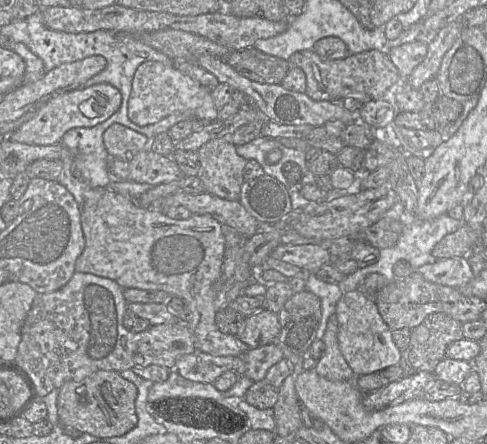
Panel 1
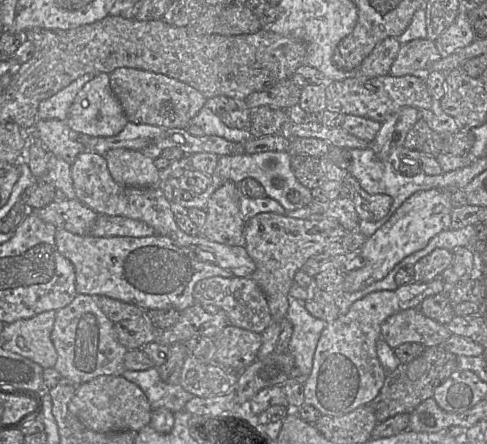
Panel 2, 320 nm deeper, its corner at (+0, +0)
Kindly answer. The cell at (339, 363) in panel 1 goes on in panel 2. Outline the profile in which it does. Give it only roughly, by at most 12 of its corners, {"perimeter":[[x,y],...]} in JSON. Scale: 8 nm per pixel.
{"perimeter":[[444,275],[372,292],[327,323],[303,384],[329,416],[372,404],[382,323],[447,295]]}

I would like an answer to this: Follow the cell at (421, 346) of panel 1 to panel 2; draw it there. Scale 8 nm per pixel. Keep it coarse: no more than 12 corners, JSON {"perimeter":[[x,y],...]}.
{"perimeter":[[442,346],[387,373],[377,422],[410,414],[457,369]]}

